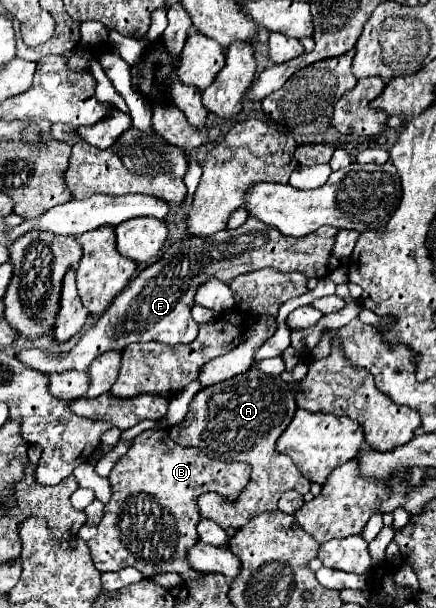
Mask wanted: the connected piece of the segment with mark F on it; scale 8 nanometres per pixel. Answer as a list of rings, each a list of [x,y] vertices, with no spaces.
[[[248,216],[248,220],[236,230],[222,230],[206,238],[186,238],[170,246],[156,264],[140,272],[70,352],[46,354],[40,348],[28,348],[18,352],[16,358],[24,366],[44,374],[54,374],[66,370],[88,370],[90,362],[100,354],[108,350],[124,350],[132,342],[156,340],[166,344],[188,344],[198,334],[190,308],[194,306],[194,290],[200,284],[210,278],[218,278],[228,284],[234,276],[260,270],[264,266],[272,266],[280,272],[302,272],[308,278],[326,278],[340,266],[340,260],[332,254],[336,234],[338,230],[332,226],[322,226],[306,238],[286,238],[284,234],[278,234],[274,226],[266,226],[264,222],[258,222],[258,218]]]

